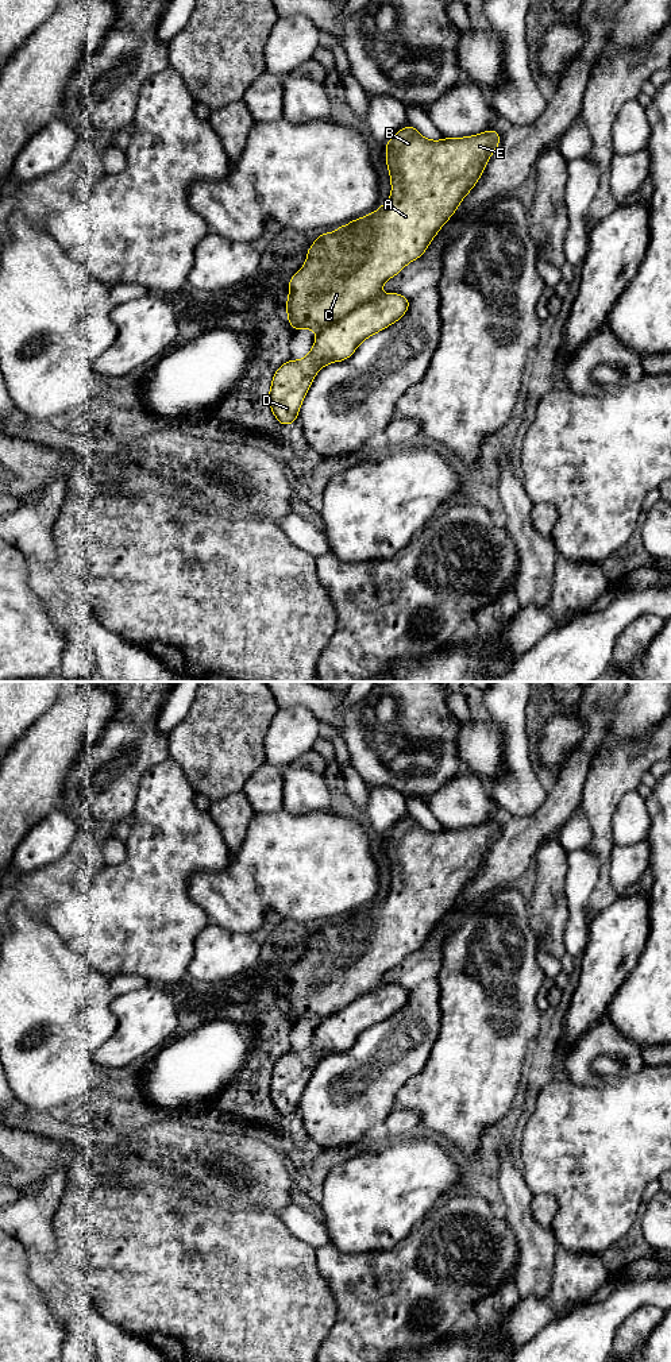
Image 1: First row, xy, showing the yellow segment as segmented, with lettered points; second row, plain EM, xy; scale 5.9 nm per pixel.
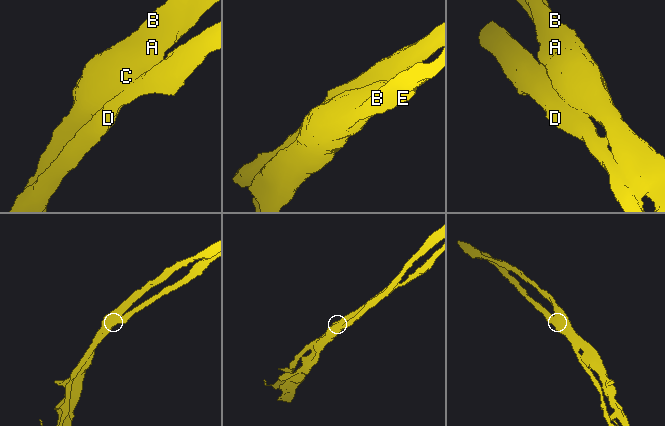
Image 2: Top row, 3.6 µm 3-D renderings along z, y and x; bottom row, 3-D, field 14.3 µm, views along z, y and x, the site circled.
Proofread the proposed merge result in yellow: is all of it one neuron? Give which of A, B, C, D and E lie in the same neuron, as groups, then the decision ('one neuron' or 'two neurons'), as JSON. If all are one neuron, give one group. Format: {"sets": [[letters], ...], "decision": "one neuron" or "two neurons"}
{"sets": [["A", "B", "C", "D", "E"]], "decision": "one neuron"}

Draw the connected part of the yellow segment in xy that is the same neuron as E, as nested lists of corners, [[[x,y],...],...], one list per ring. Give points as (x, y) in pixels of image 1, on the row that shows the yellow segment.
[[[409,123],[385,144],[386,166],[392,184],[390,198],[379,209],[335,228],[335,232],[320,232],[308,248],[304,266],[288,282],[288,324],[294,331],[312,329],[319,335],[305,358],[289,359],[273,375],[269,404],[271,413],[281,425],[292,425],[298,418],[301,404],[316,374],[324,366],[348,359],[369,336],[377,335],[397,323],[408,312],[410,300],[400,293],[382,294],[383,283],[398,275],[406,265],[424,255],[440,228],[477,185],[500,142],[501,135],[493,128],[471,136],[431,140]]]

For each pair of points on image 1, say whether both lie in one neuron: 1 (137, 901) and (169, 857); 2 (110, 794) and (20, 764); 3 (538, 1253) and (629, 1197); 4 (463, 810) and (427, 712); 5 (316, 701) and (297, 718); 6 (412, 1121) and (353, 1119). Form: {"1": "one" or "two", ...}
{"1": "one", "2": "two", "3": "two", "4": "two", "5": "two", "6": "two"}

